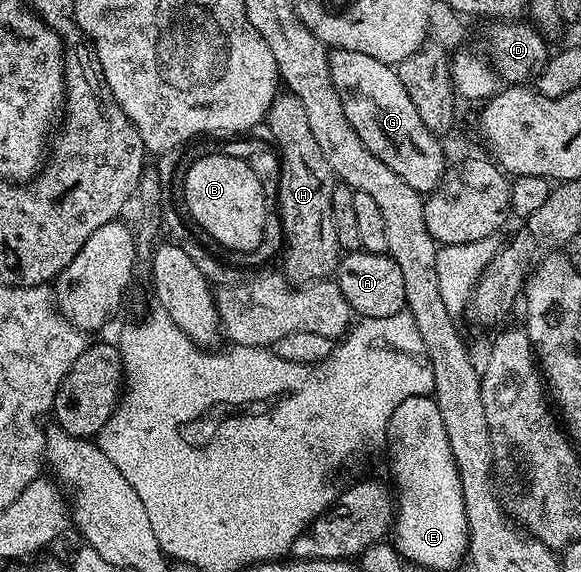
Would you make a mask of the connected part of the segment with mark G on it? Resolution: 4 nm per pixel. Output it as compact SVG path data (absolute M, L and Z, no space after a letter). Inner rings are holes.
M331 49L327 63L333 87L337 87L341 95L341 107L345 107L345 117L349 119L349 123L353 123L353 131L361 135L361 143L365 143L365 147L369 147L369 151L373 151L373 155L377 155L381 163L385 163L385 167L397 171L397 175L401 175L401 179L405 179L409 187L424 195L432 193L445 172L443 145L439 142L442 140L431 133L429 127L425 127L413 99L409 99L409 91L405 91L401 83L398 72L392 66L373 59L373 55L361 55L361 51Z

